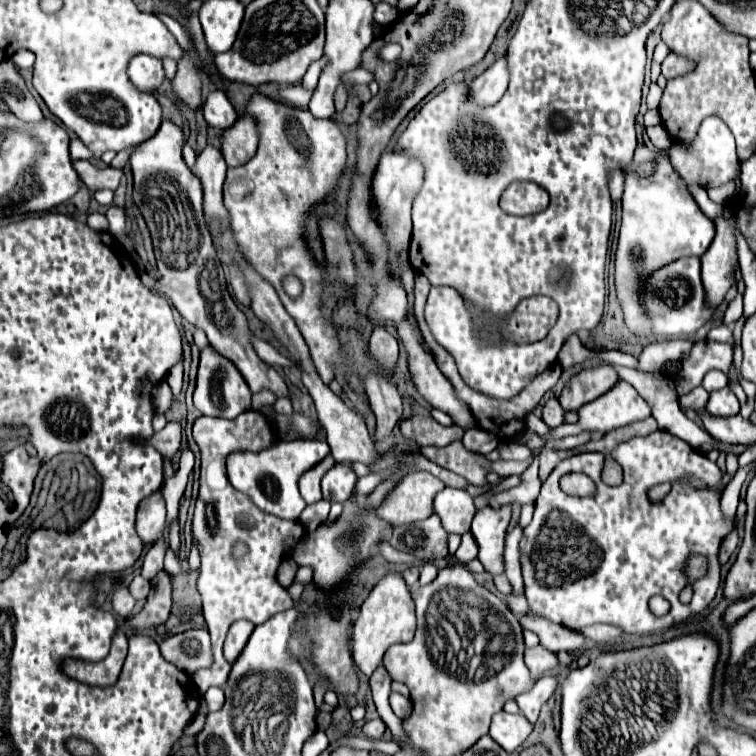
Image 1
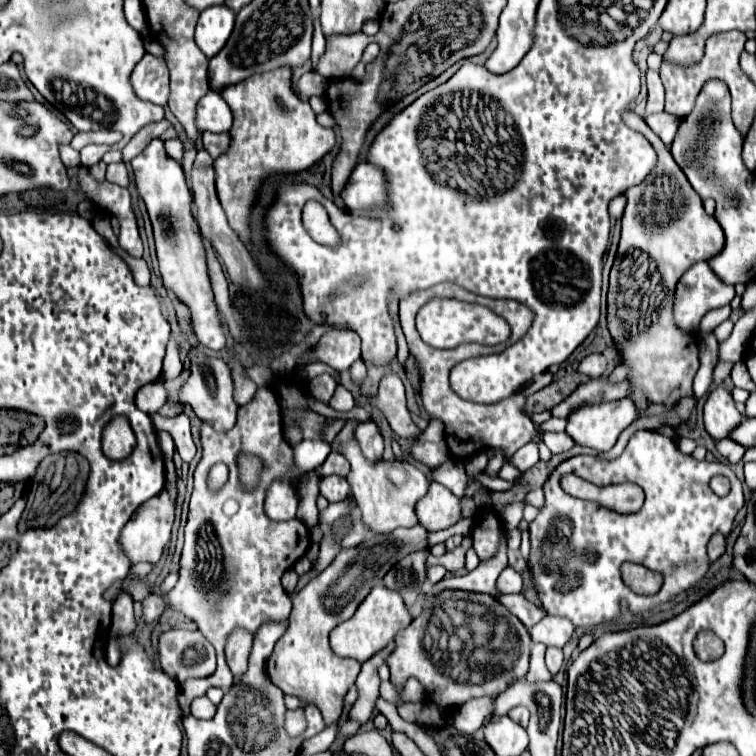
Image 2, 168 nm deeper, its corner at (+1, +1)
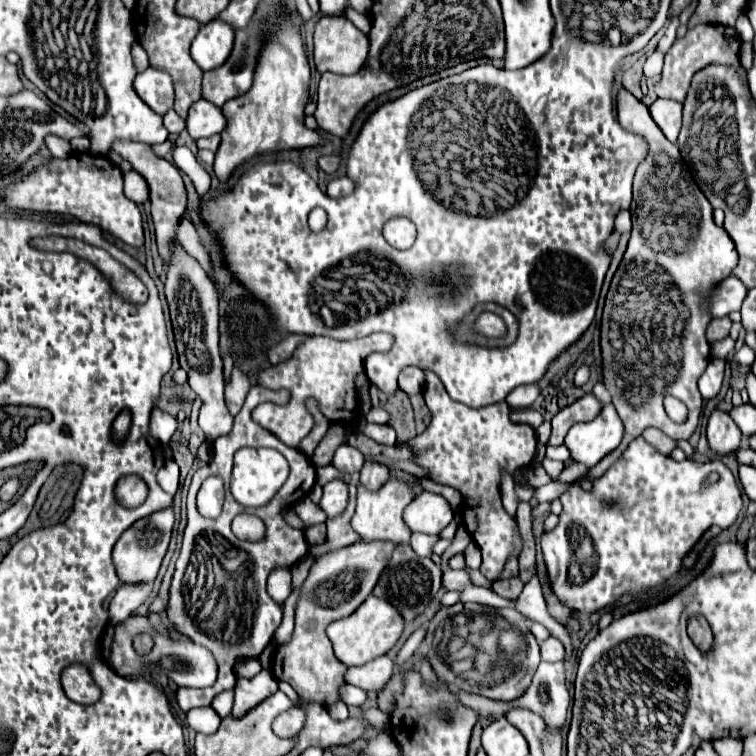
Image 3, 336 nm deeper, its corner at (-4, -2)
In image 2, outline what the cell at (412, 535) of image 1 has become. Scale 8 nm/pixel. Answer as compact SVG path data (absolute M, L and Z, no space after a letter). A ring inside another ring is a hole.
M414 525L410 529L394 529L390 535L372 535L352 549L340 549L334 561L294 595L288 629L280 637L280 641L276 641L272 657L266 663L266 673L270 681L278 685L284 693L294 695L302 701L300 709L286 711L284 729L290 737L298 737L300 733L304 733L304 707L308 703L314 703L320 709L326 725L340 719L344 697L360 673L360 663L334 655L328 643L328 633L338 623L354 615L364 597L372 591L372 587L382 583L382 577L386 575L386 571L390 571L394 563L412 553L412 549L424 549L426 537L428 531L420 525Z

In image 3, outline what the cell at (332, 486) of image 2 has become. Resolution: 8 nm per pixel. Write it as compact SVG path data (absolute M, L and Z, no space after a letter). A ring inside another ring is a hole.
M333 480L323 486L323 498L319 506L325 510L329 518L335 518L347 508L347 500L349 500L347 484L343 480Z

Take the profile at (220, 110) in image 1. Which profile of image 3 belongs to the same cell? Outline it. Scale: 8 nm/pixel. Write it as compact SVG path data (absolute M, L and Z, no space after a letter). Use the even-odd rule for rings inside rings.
M197 100L197 104L193 104L193 108L189 110L187 130L195 140L221 134L225 130L225 124L227 118L223 116L221 108L211 104L209 100Z

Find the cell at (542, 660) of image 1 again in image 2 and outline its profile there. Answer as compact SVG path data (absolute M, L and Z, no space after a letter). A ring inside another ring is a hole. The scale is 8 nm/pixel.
M548 647L546 649L546 667L552 675L558 673L558 669L562 667L562 649L560 647Z

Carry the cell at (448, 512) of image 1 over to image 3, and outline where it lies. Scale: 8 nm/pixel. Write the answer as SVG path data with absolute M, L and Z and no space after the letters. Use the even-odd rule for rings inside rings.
M421 492L413 504L405 508L403 520L411 532L441 534L441 530L453 520L453 508L441 494Z

